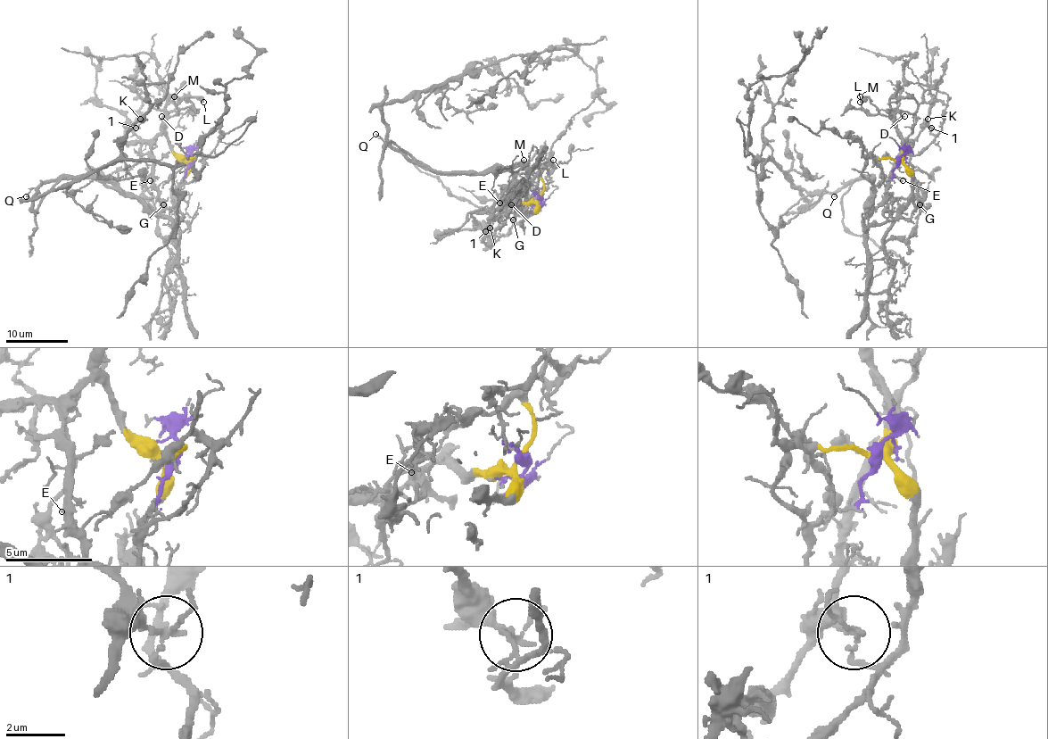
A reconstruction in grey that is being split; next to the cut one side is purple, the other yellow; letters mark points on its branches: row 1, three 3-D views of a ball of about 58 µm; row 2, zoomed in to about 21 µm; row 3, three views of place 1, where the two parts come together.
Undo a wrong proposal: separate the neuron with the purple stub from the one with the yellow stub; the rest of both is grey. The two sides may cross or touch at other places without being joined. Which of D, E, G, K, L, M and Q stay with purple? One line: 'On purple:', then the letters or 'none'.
On purple: E, G, K, Q

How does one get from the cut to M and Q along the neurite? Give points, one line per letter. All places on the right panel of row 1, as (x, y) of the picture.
M: (896, 161), (902, 158), (903, 150), (896, 125), (883, 114), (869, 114), (862, 108), (860, 95)
Q: (896, 161), (892, 177), (875, 187), (873, 209), (870, 212), (870, 178), (849, 181), (833, 196)

